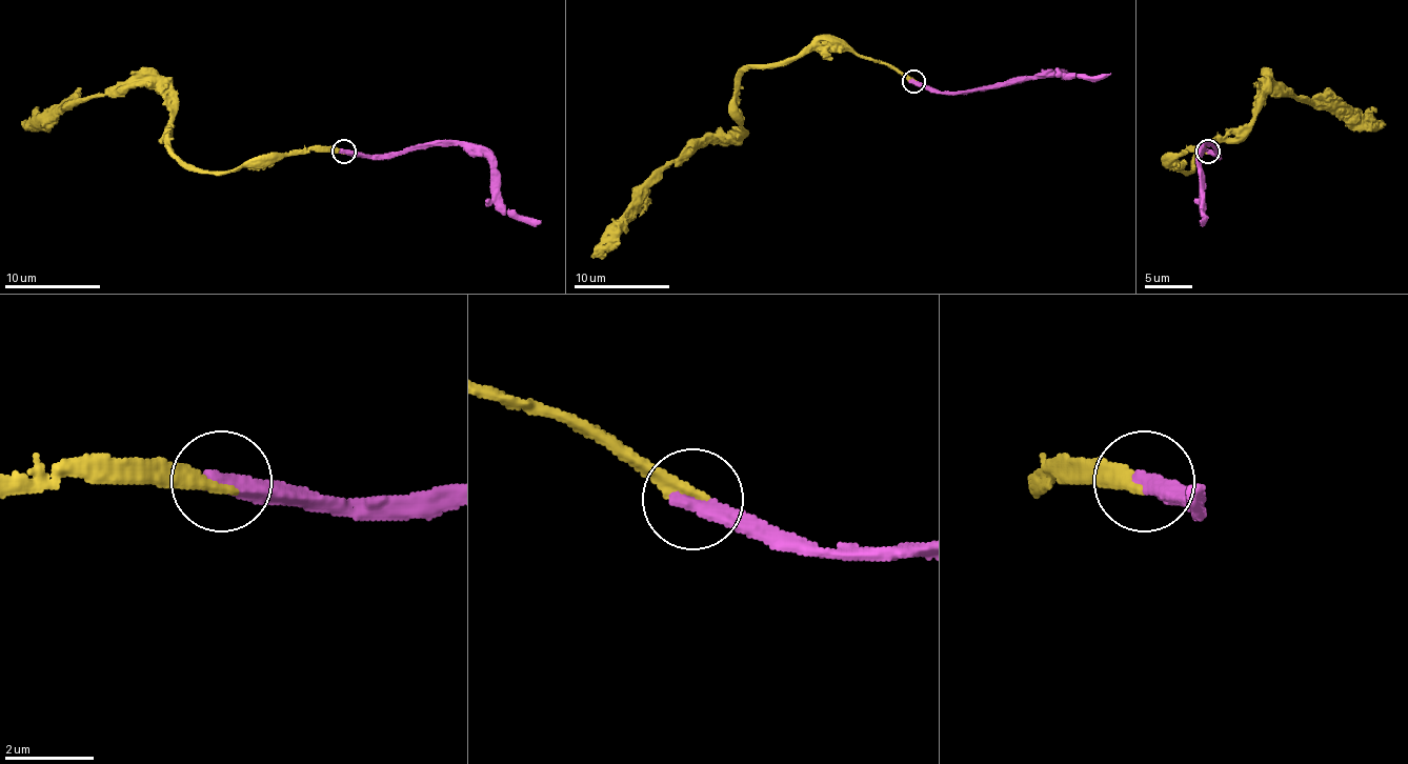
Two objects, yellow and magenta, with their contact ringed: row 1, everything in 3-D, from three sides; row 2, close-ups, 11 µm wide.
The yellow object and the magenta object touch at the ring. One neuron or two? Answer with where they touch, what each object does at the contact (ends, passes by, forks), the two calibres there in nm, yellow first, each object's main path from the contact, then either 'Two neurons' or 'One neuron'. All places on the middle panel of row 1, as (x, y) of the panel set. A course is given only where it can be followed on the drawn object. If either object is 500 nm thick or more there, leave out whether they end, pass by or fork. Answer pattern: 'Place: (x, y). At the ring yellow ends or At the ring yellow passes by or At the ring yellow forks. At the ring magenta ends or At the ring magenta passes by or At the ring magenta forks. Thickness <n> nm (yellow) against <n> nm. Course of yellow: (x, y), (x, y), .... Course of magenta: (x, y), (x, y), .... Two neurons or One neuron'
Place: (913, 81). At the ring yellow ends. At the ring magenta ends. Thickness 320 nm (yellow) against 440 nm. Course of yellow: (912, 81), (846, 49), (756, 64), (739, 81), (739, 126), (698, 138), (590, 257). Course of magenta: (912, 81), (942, 93), (970, 93), (1061, 74), (1111, 74). One neuron

